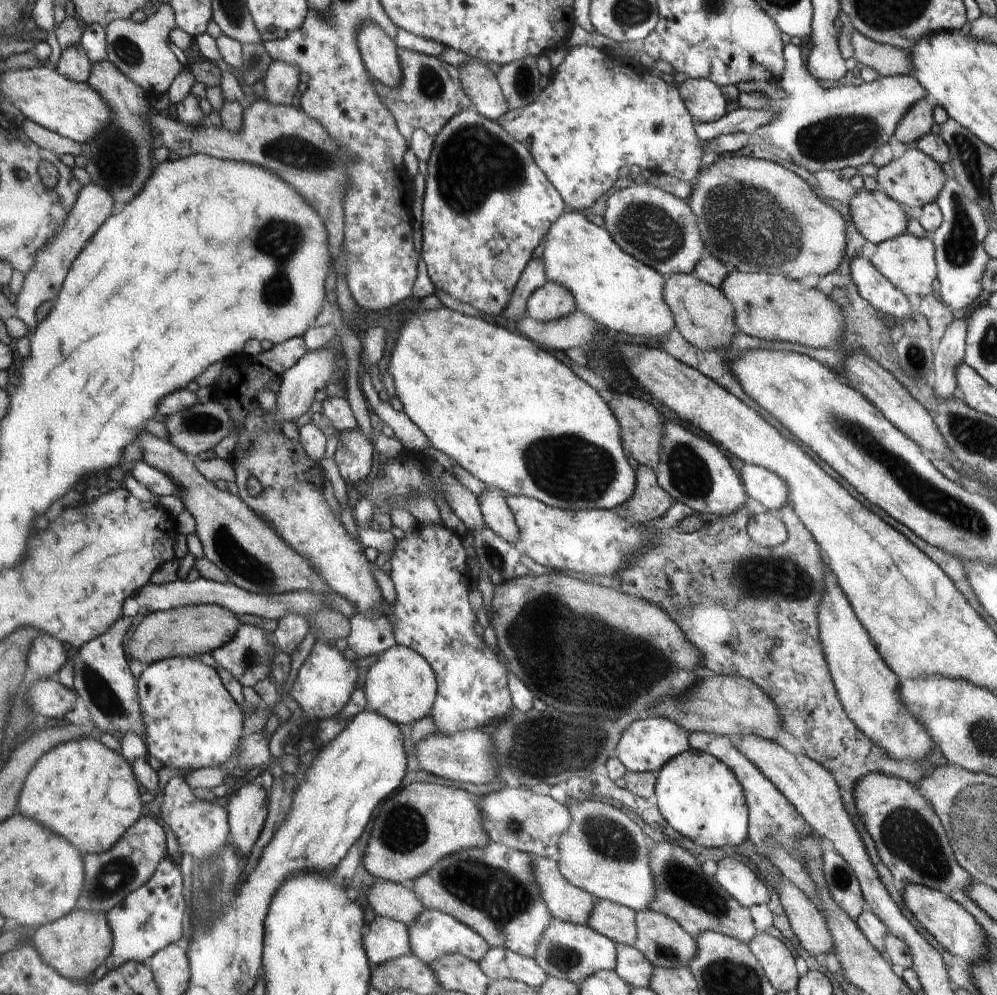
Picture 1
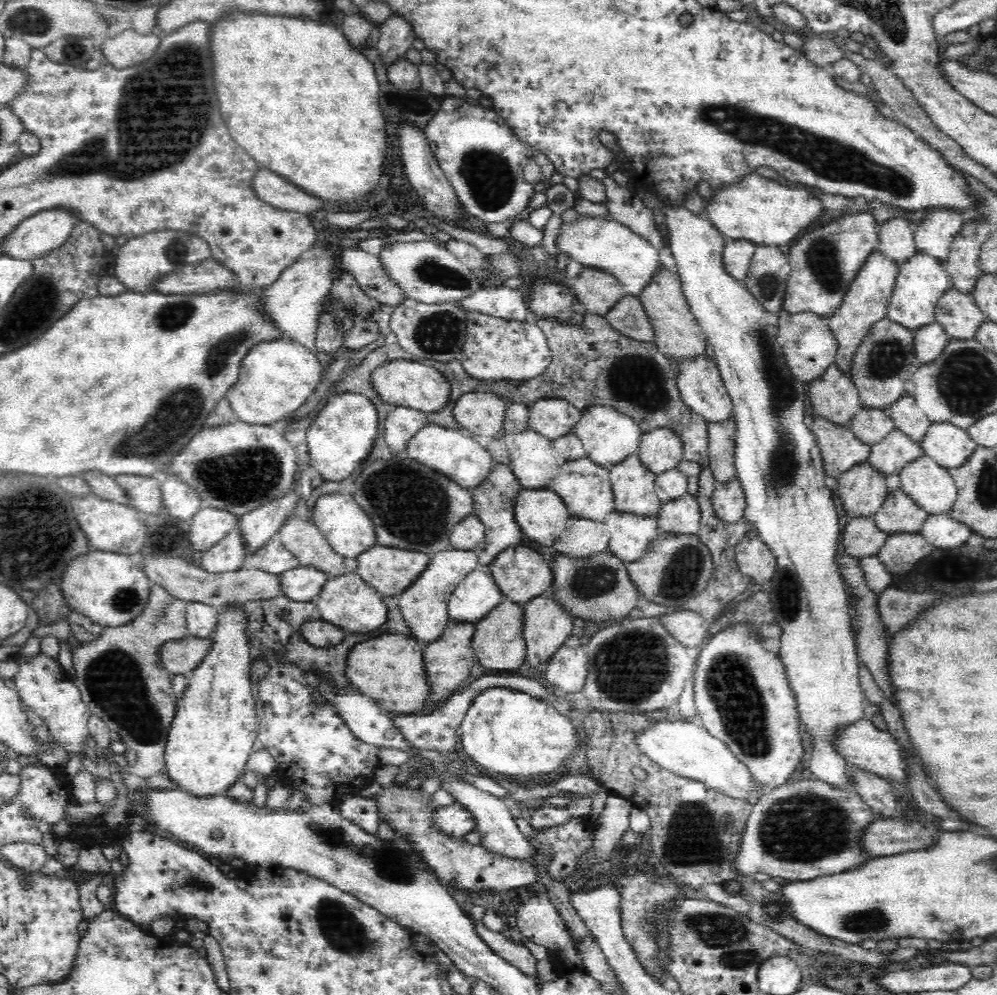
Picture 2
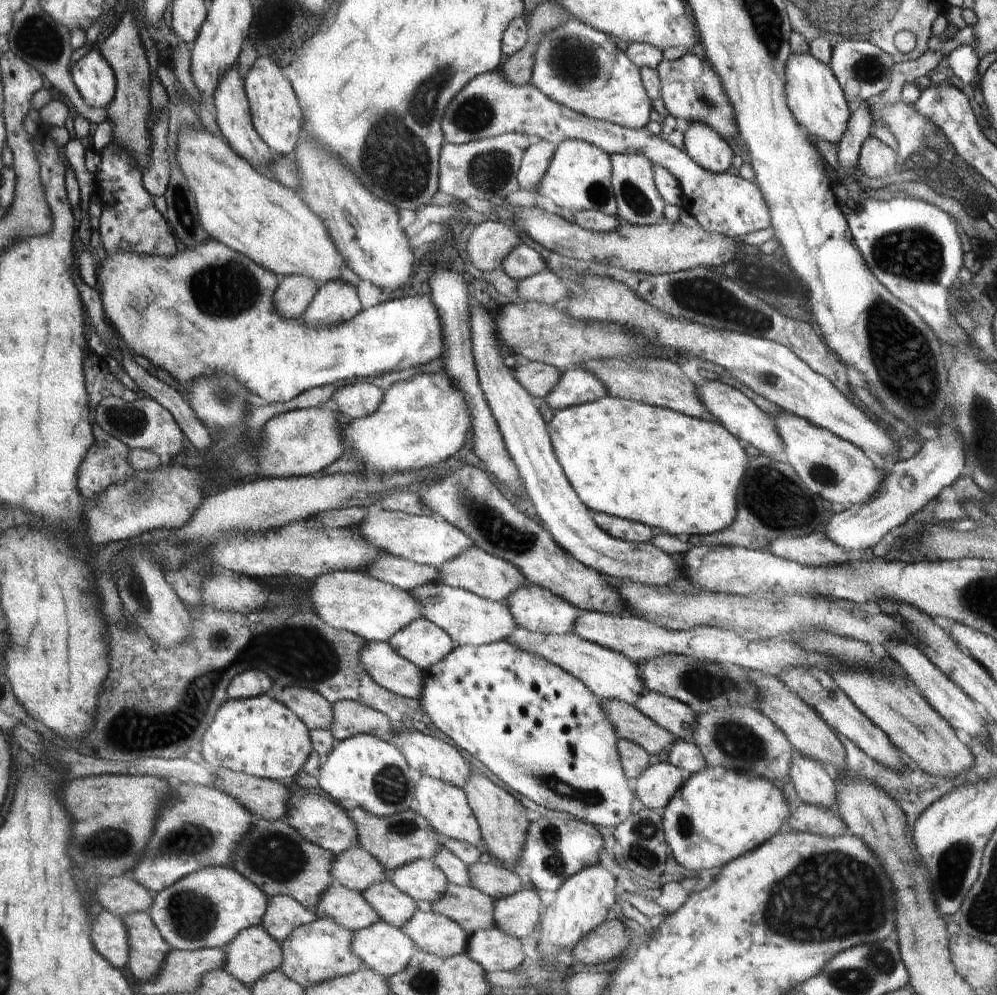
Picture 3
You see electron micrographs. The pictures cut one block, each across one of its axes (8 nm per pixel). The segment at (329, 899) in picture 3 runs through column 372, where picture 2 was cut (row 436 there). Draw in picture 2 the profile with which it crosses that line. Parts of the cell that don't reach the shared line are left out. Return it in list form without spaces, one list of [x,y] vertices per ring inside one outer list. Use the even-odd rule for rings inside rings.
[[[904,395],[892,406],[886,407],[885,411],[894,421],[895,428],[914,440],[915,444],[920,444],[925,439],[932,423],[920,410],[915,397]]]

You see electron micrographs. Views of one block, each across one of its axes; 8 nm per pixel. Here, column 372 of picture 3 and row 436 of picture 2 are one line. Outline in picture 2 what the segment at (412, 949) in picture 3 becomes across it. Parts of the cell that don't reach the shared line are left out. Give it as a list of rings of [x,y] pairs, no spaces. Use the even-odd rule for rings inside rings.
[[[931,424],[920,443],[924,455],[950,471],[964,466],[978,446],[967,430],[956,428],[954,424]]]

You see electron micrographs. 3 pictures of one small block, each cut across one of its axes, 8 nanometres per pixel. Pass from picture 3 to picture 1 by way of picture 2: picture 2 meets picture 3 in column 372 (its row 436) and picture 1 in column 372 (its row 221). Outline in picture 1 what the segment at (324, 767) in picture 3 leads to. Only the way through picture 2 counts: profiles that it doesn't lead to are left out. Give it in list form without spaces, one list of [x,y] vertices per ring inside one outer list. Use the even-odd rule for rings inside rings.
[[[395,644],[378,655],[378,660],[370,666],[364,692],[368,703],[366,710],[378,711],[395,724],[408,724],[428,716],[434,708],[436,694],[435,671],[431,663],[412,648]]]

